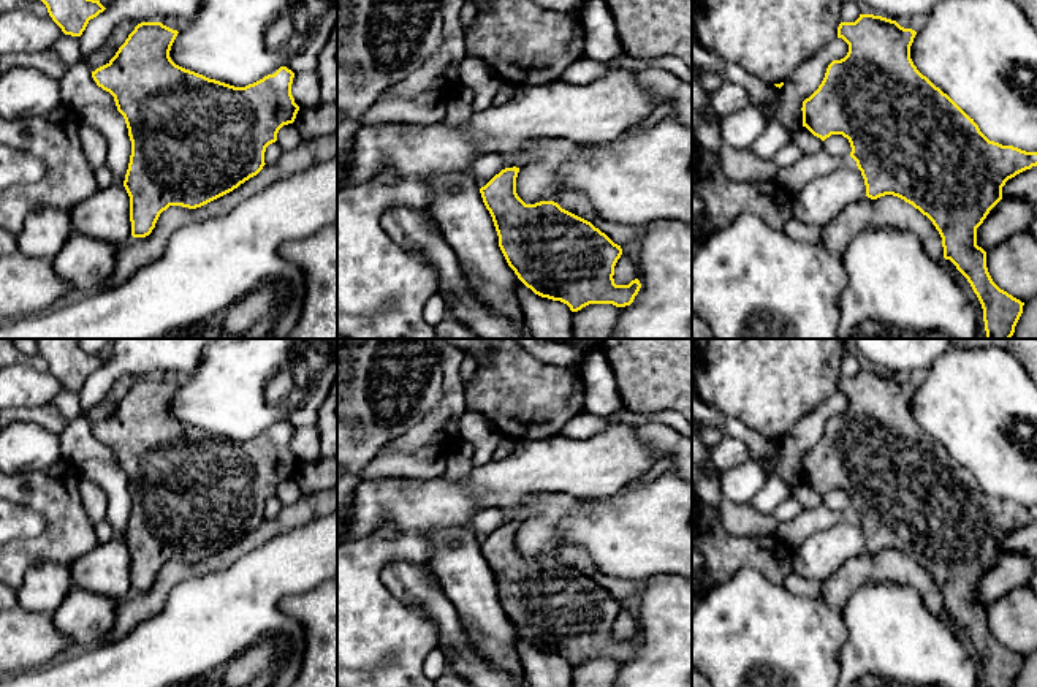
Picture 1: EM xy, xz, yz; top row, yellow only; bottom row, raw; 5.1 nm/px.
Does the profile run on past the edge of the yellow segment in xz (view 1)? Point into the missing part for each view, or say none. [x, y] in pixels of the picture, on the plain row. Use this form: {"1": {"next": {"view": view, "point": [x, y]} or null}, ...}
{"1": {"next": null}}

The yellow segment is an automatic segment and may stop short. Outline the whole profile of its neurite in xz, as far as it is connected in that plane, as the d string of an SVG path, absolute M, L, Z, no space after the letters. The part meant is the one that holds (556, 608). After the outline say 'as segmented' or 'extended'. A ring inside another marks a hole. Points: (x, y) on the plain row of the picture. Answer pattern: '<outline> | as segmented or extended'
M505 522L480 543L483 557L489 565L499 602L518 633L535 649L560 655L578 666L589 659L630 660L638 649L638 633L629 640L614 638L614 621L622 609L614 598L591 576L562 564L554 556L526 559L516 548L519 522Z | as segmented

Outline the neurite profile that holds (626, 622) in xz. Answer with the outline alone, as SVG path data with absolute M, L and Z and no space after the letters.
M629 608L621 609L614 621L614 638L616 640L629 640L632 635L636 633L636 613L630 611Z

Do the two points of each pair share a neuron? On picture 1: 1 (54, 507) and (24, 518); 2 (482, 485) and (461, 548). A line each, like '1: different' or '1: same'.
1: different
2: different

